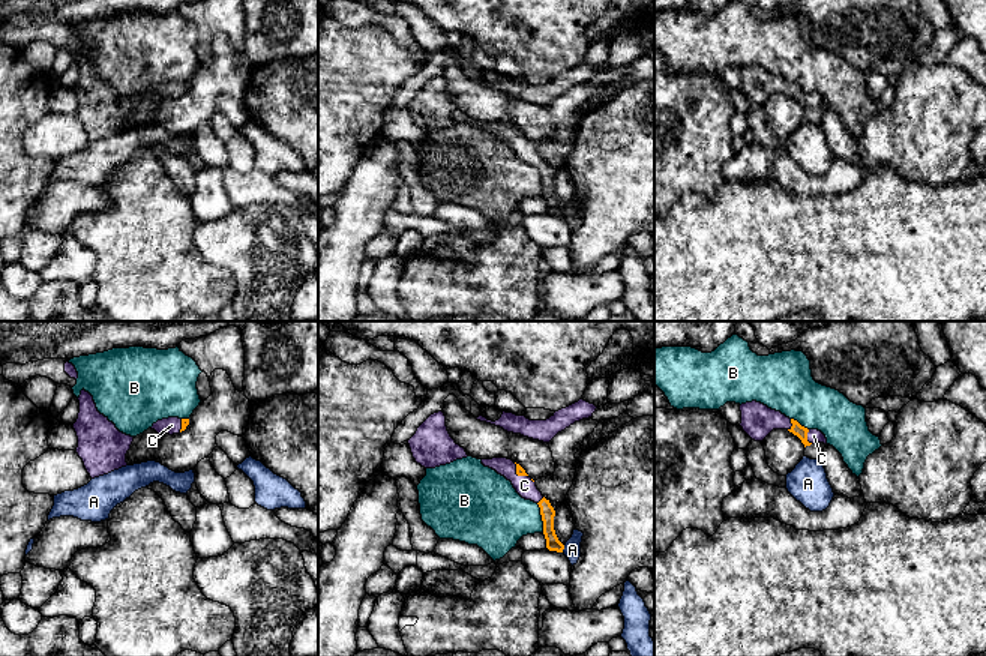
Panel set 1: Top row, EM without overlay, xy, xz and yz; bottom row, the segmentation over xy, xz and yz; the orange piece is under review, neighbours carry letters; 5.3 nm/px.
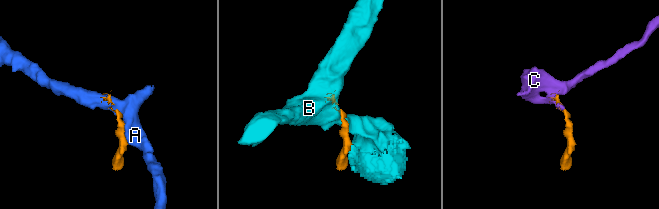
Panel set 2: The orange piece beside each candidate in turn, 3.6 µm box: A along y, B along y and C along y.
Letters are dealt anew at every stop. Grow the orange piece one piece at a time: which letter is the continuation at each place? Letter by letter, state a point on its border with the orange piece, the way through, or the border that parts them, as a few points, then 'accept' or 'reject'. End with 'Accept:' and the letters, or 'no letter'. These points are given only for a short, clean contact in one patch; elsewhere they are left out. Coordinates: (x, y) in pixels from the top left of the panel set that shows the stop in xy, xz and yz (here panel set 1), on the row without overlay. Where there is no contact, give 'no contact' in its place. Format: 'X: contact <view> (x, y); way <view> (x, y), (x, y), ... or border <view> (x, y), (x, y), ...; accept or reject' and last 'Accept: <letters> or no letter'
A: contact xz (563, 212); reject
B: contact xz (542, 182); reject
C: contact yz (806, 101); way yz (797, 93), (806, 101), (814, 99); accept
Accept: C

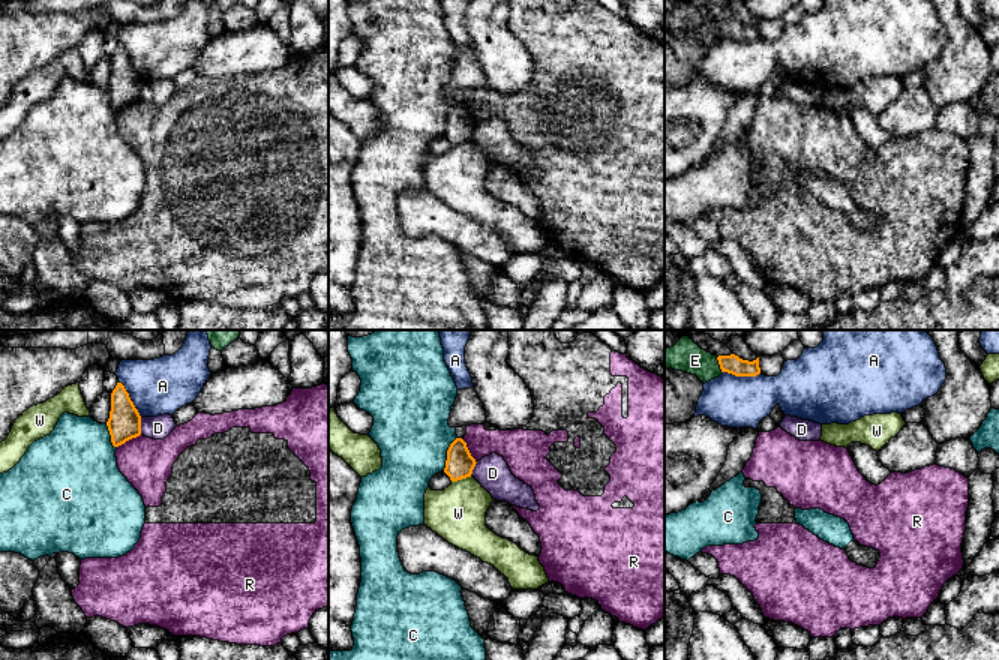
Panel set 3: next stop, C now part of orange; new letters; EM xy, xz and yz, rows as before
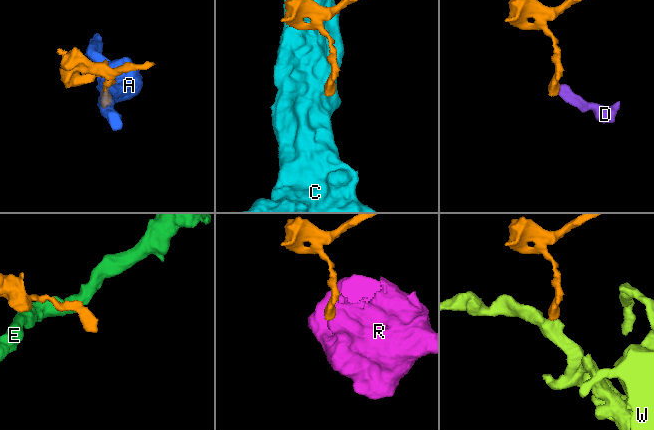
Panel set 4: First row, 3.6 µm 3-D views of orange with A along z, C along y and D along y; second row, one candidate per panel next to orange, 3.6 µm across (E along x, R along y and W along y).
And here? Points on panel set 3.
A: contact yz (741, 39); reject
C: contact xz (447, 117); border xz (456, 101), (447, 114), (443, 134); reject
D: contact xy (140, 90); border xy (140, 81), (141, 98); reject
E: contact yz (719, 27); border yz (716, 21), (722, 36); reject
R: contact xz (468, 114); border xz (461, 102), (476, 126); reject
W: contact xz (461, 143); border xz (470, 140), (452, 146); reject
Accept: no letter

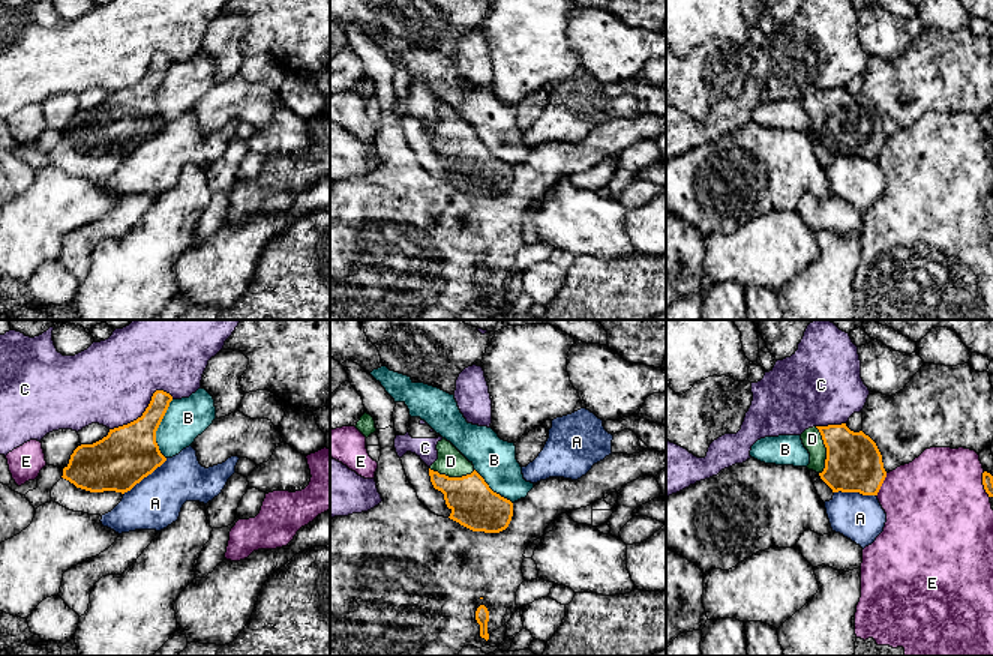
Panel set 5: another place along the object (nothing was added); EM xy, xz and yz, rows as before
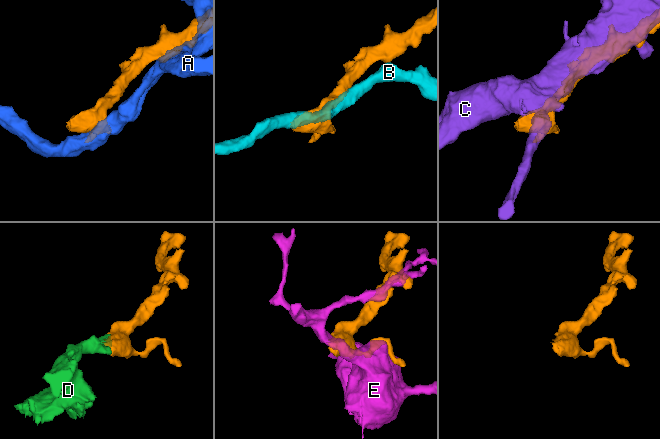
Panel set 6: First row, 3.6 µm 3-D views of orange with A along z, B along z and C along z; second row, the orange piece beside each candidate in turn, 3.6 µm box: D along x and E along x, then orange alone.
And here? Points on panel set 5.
A: contact xy (144, 140); reject
B: contact xy (156, 93); reject
C: contact xy (146, 74); reject
D: contact yz (827, 114); accept
E: contact yz (881, 149); reject
Accept: D

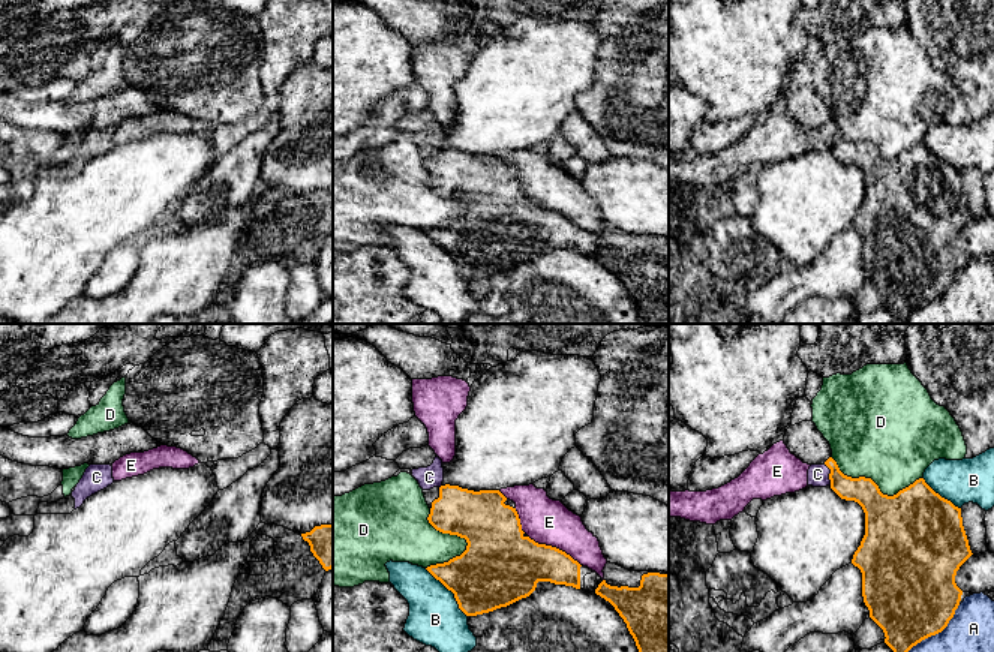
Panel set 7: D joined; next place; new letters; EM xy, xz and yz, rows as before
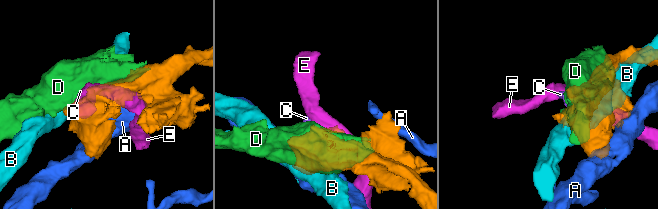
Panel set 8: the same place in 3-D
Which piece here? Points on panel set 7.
A: contact yz (933, 299); reject
B: contact xz (450, 254); reject
C: contact yz (829, 138); way yz (865, 156), (849, 153), (829, 138), (817, 138); accept
D: contact xz (465, 203); reject
E: contact xz (555, 212); reject
Accept: C

